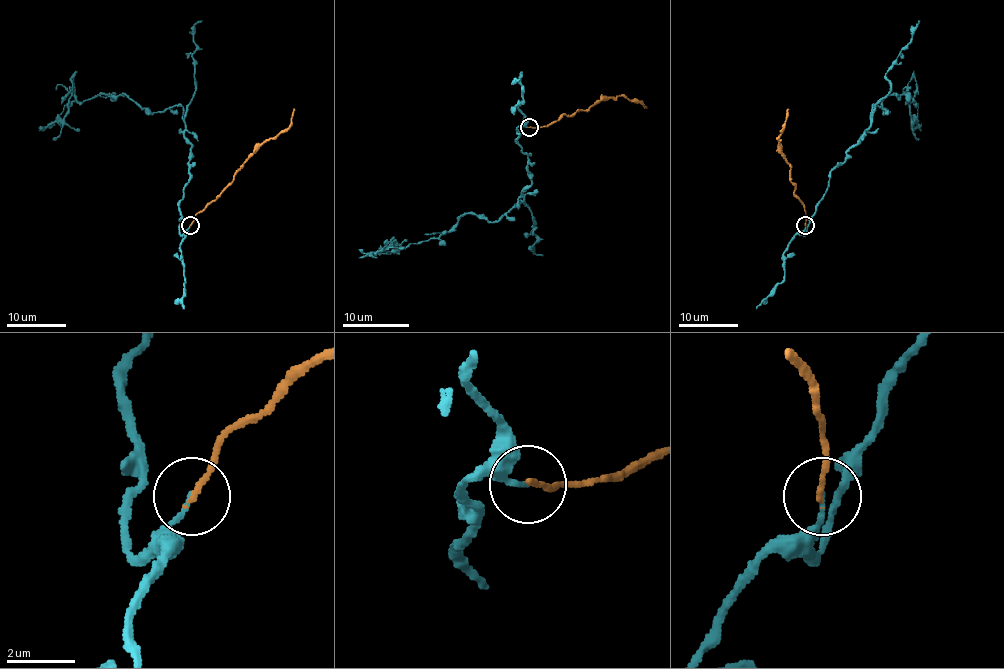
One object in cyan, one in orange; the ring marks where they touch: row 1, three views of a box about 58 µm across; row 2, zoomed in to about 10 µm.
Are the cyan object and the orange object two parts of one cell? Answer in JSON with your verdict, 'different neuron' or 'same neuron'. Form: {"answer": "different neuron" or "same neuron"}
{"answer": "different neuron"}

